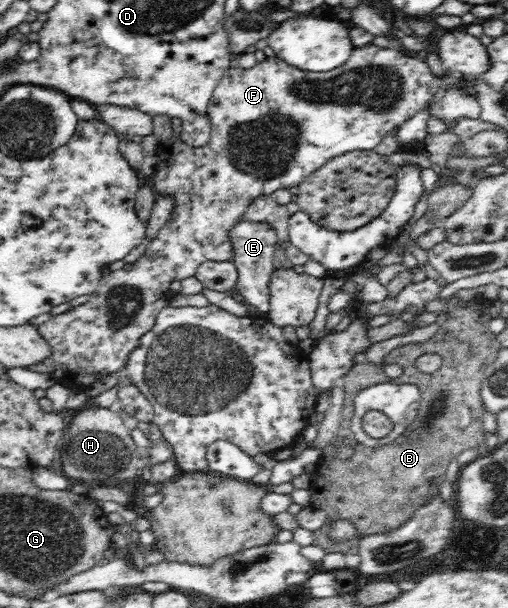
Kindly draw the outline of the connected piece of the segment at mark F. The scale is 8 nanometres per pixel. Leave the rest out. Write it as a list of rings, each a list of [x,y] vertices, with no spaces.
[[[372,43],[354,48],[343,65],[324,72],[291,67],[276,56],[266,57],[249,69],[230,68],[218,81],[209,100],[210,142],[200,148],[192,148],[179,139],[182,123],[174,119],[174,139],[165,139],[159,146],[159,161],[151,174],[151,188],[158,197],[167,196],[173,202],[173,211],[166,226],[146,244],[146,251],[139,261],[124,265],[120,270],[106,272],[98,290],[90,295],[86,303],[50,317],[42,326],[38,326],[38,333],[50,345],[50,356],[38,364],[24,367],[24,370],[48,374],[56,383],[73,392],[83,391],[110,375],[119,375],[130,352],[140,344],[141,337],[155,326],[158,313],[168,307],[170,282],[174,278],[182,280],[195,276],[196,269],[202,263],[231,260],[233,248],[229,241],[229,230],[243,220],[246,208],[258,196],[270,195],[280,188],[298,186],[307,176],[337,156],[352,151],[371,151],[390,130],[407,122],[430,100],[443,95],[446,90],[462,90],[477,99],[480,96],[478,91],[464,83],[474,78],[478,77],[465,77],[448,70],[443,75],[432,73],[423,56],[405,54],[397,47],[383,48]]]

